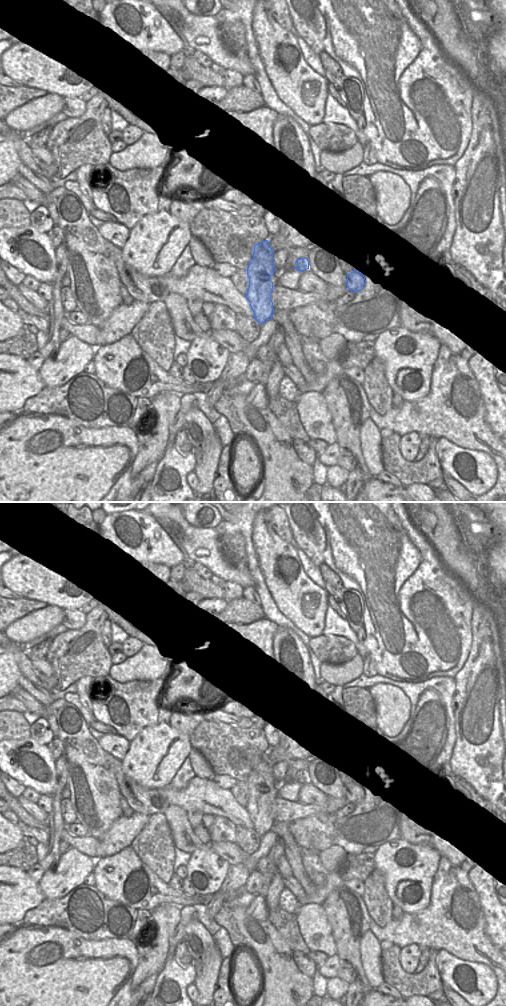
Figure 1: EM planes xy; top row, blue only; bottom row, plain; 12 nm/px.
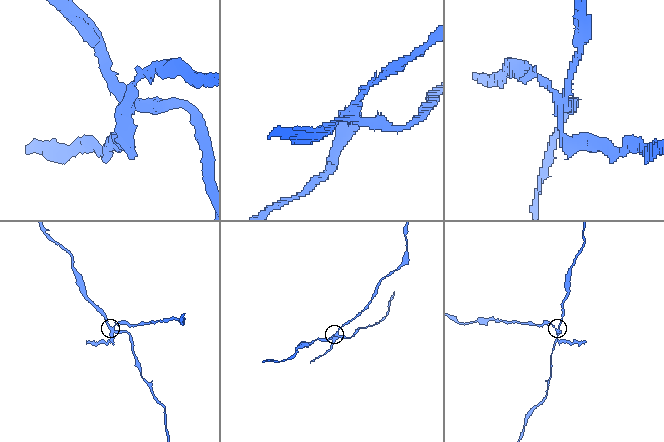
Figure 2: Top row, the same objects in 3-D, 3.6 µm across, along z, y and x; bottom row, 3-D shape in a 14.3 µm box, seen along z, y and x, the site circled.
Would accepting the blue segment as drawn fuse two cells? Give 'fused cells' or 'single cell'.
fused cells

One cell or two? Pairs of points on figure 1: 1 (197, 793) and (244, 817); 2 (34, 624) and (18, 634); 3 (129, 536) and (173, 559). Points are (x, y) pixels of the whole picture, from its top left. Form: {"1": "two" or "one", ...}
{"1": "one", "2": "one", "3": "one"}

